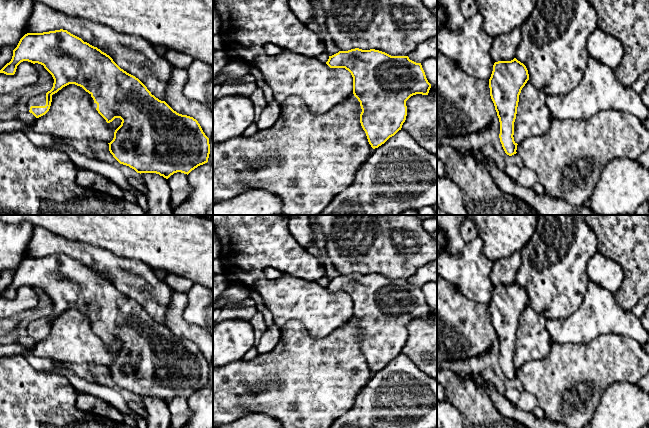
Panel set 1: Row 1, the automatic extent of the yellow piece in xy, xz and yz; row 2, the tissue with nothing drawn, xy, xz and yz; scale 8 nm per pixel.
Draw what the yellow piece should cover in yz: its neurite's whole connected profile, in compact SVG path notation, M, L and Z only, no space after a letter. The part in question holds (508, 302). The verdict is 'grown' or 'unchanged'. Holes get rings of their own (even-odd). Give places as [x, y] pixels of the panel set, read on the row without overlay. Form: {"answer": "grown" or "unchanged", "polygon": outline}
{"answer": "unchanged", "polygon": "M514 282L511 285L498 285L493 289L489 303L490 320L500 346L500 366L509 380L516 378L514 346L517 338L519 319L529 304L526 290Z"}

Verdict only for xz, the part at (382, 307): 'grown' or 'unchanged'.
unchanged

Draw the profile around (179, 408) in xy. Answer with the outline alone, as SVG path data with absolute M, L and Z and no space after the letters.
M174 397L167 403L167 407L171 413L171 428L183 427L192 416L187 398Z

